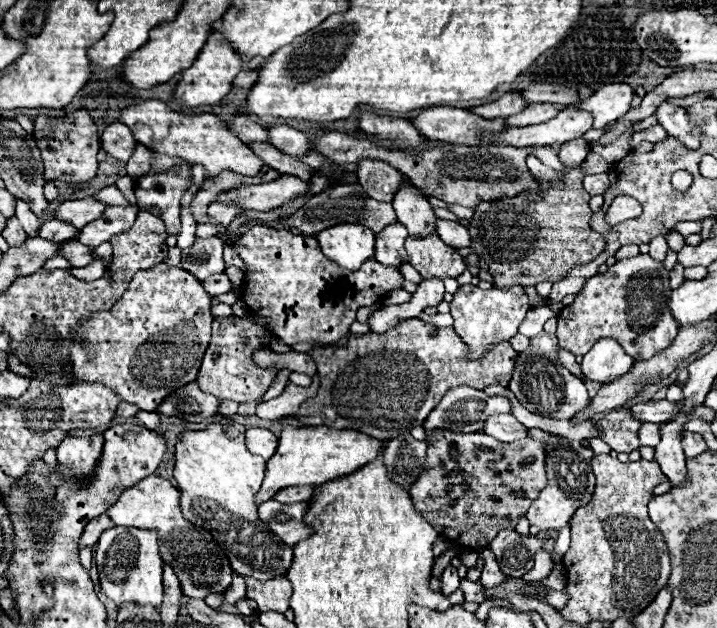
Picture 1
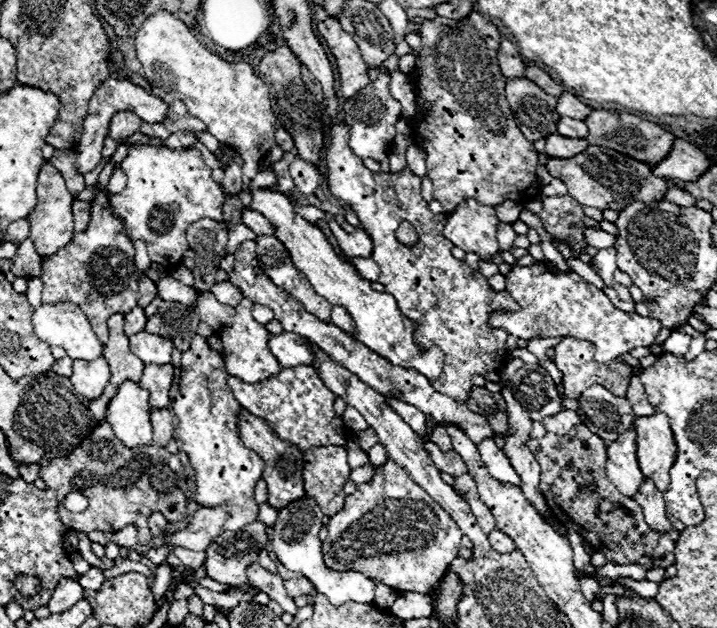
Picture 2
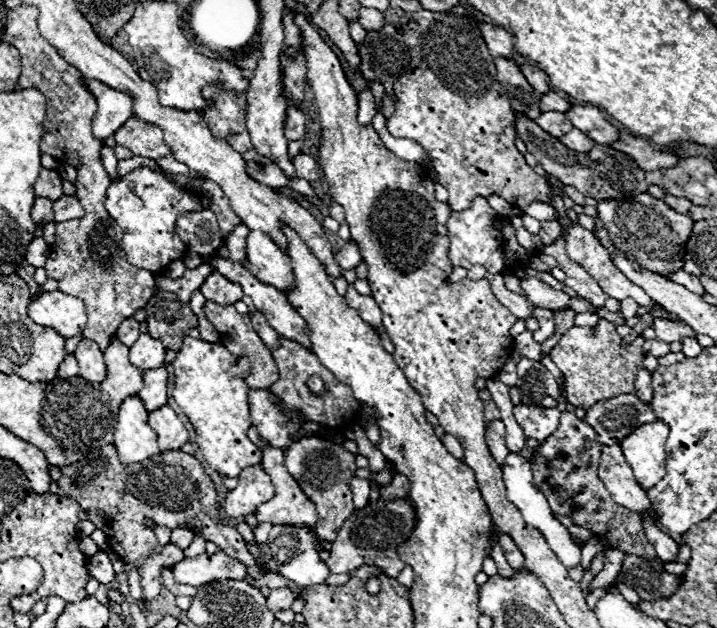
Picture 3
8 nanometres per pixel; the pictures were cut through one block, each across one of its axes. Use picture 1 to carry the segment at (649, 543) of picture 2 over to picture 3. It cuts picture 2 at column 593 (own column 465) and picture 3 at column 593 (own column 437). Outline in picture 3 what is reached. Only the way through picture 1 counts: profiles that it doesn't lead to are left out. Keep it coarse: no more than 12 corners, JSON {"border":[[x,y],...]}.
{"border":[[562,412],[530,460],[552,512],[626,554],[656,552],[598,478],[596,432]]}

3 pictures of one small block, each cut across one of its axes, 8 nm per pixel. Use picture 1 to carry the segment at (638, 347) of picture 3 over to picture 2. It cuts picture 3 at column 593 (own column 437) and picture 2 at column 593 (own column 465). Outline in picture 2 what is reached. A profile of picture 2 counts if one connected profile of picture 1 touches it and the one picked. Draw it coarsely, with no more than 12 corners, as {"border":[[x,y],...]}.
{"border":[[564,338],[554,362],[566,398],[600,384],[624,396],[630,364],[596,364],[588,340]]}

